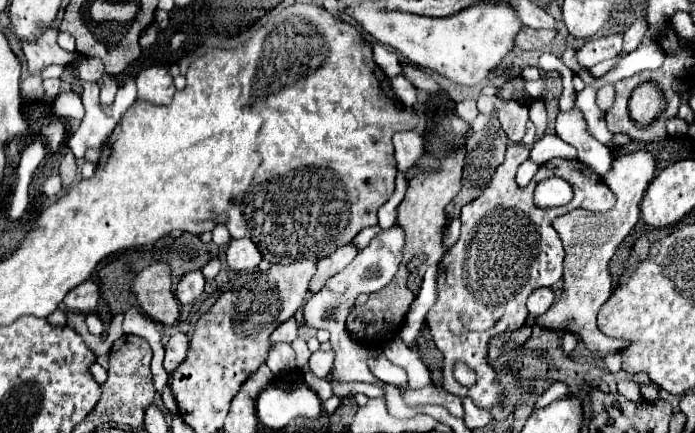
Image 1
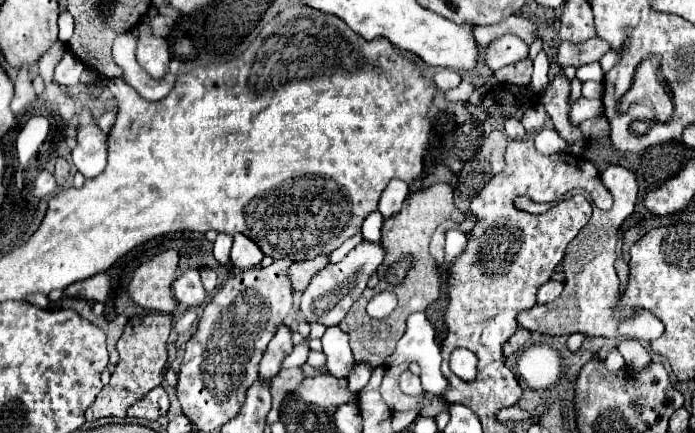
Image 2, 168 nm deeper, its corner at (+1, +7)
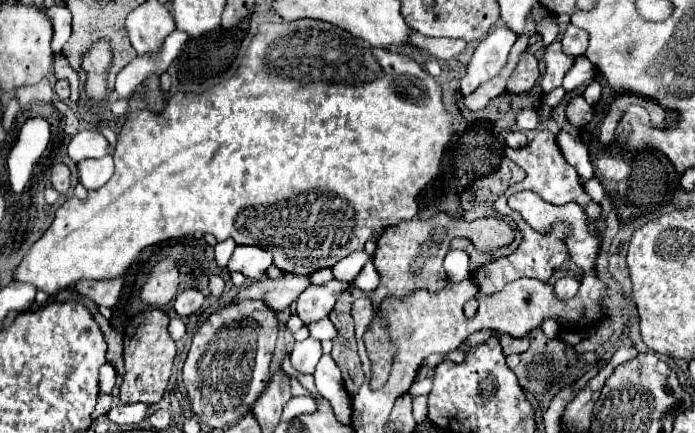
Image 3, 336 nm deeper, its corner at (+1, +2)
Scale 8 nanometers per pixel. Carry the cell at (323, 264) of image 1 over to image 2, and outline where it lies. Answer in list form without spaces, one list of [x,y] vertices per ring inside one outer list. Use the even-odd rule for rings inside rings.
[[[315,256],[311,260],[303,260],[303,262],[293,262],[289,268],[289,276],[293,280],[293,290],[305,290],[309,280],[313,278],[315,272],[319,272],[321,268],[325,268],[329,264],[329,256]]]

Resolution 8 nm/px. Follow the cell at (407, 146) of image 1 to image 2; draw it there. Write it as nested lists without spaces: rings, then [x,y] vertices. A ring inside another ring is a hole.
[[[395,178],[389,182],[389,186],[383,190],[381,194],[381,202],[379,202],[379,212],[389,218],[393,212],[399,212],[401,206],[403,206],[403,200],[407,198],[409,194],[409,186],[407,182]]]

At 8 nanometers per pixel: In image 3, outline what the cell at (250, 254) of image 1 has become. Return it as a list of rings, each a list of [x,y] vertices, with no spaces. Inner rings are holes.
[[[237,247],[227,269],[239,271],[247,279],[261,279],[265,277],[265,271],[273,265],[273,255],[261,247]]]

